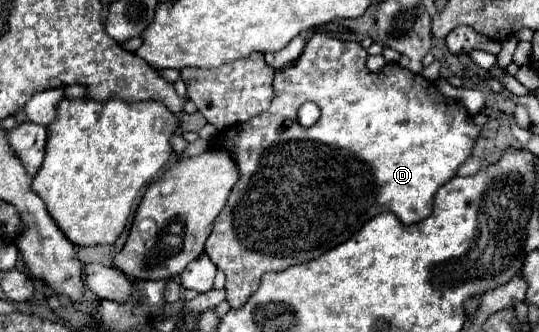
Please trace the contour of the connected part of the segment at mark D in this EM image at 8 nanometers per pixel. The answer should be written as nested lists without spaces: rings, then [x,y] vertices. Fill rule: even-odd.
[[[317,32],[307,42],[307,46],[305,46],[305,50],[303,50],[303,54],[299,56],[297,62],[289,64],[289,68],[283,68],[275,74],[275,80],[273,80],[275,98],[271,102],[271,108],[267,112],[251,118],[249,122],[235,124],[235,126],[225,128],[225,130],[221,130],[213,136],[211,146],[215,150],[231,152],[235,156],[235,162],[237,162],[237,168],[239,168],[239,180],[237,180],[235,188],[231,190],[225,208],[215,218],[213,232],[211,232],[211,236],[207,238],[207,244],[205,244],[205,254],[227,276],[225,290],[227,290],[227,302],[231,304],[231,308],[241,308],[249,300],[249,296],[259,288],[259,280],[265,272],[281,272],[281,270],[287,270],[289,266],[303,264],[303,262],[319,258],[327,250],[349,240],[367,220],[371,220],[371,216],[377,216],[381,212],[393,212],[403,224],[421,222],[433,210],[433,196],[435,196],[437,188],[441,188],[445,182],[449,182],[455,176],[459,164],[463,164],[469,158],[471,148],[475,146],[475,138],[479,136],[481,128],[475,126],[469,120],[469,112],[459,100],[445,98],[433,82],[425,80],[419,74],[409,72],[407,68],[401,68],[399,64],[387,64],[379,74],[371,74],[365,66],[365,60],[367,60],[367,52],[359,42],[343,42],[343,40],[325,36],[323,32]],[[307,100],[315,102],[321,108],[321,118],[311,128],[303,128],[297,122],[297,110]]]

